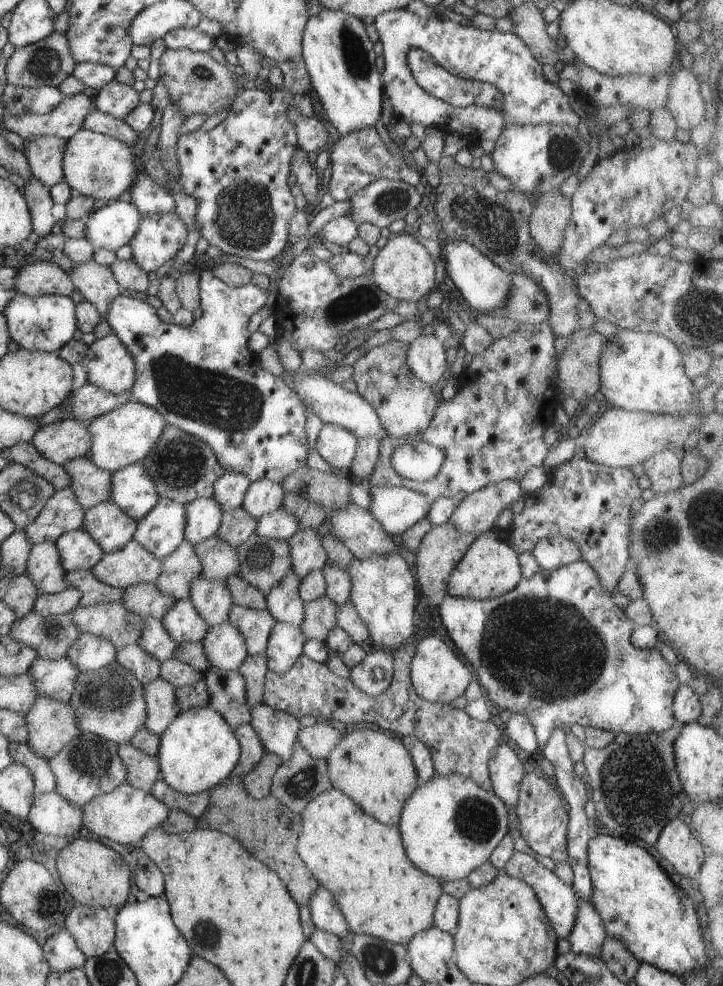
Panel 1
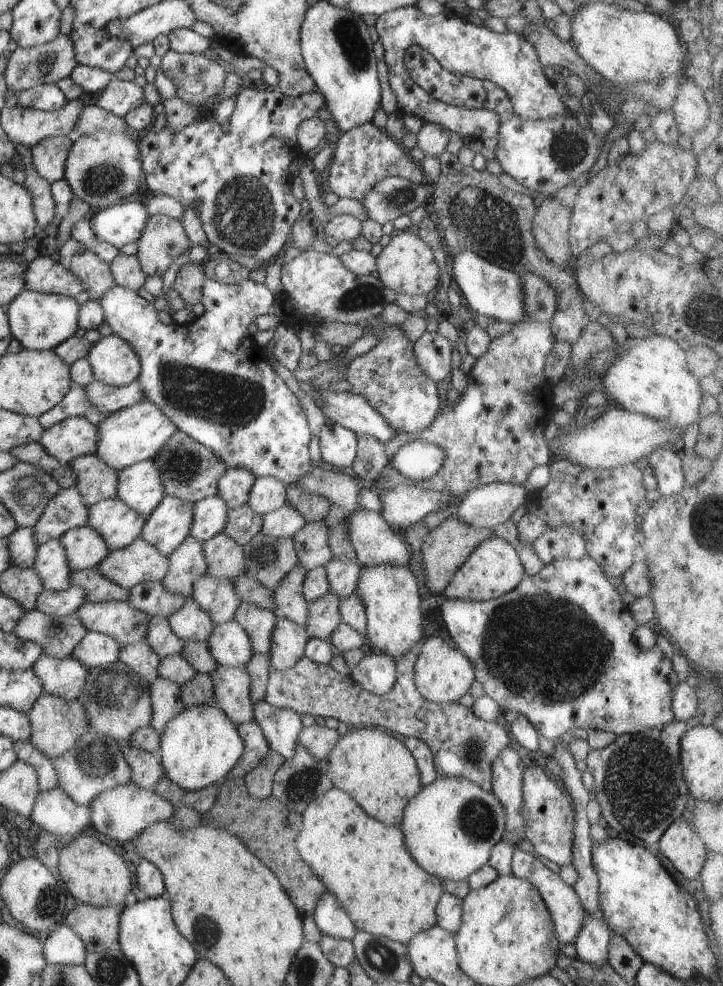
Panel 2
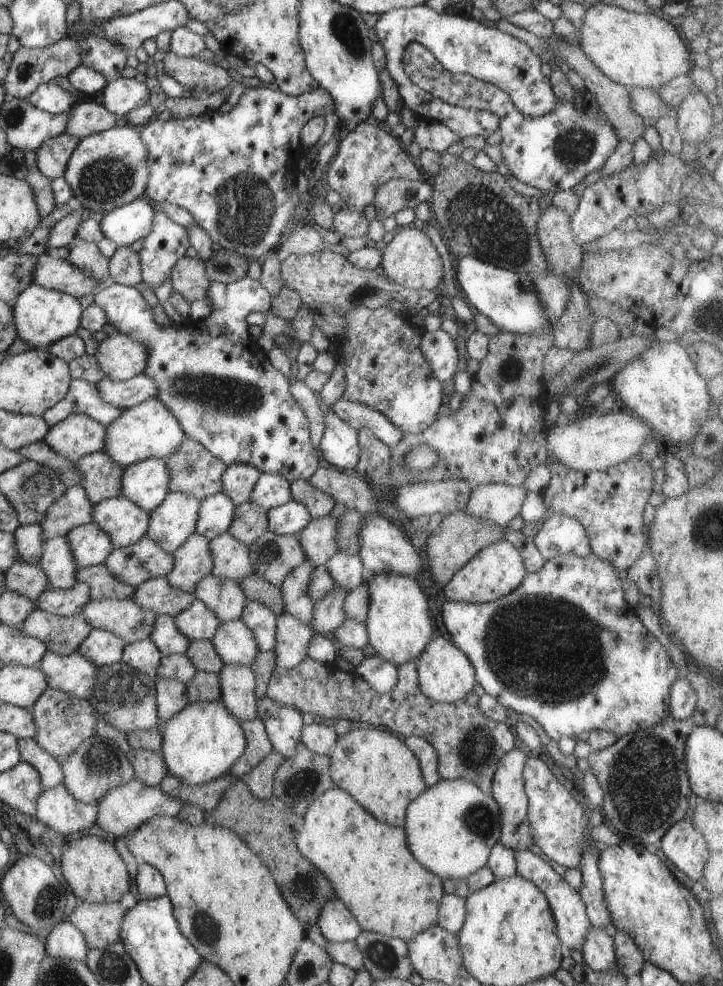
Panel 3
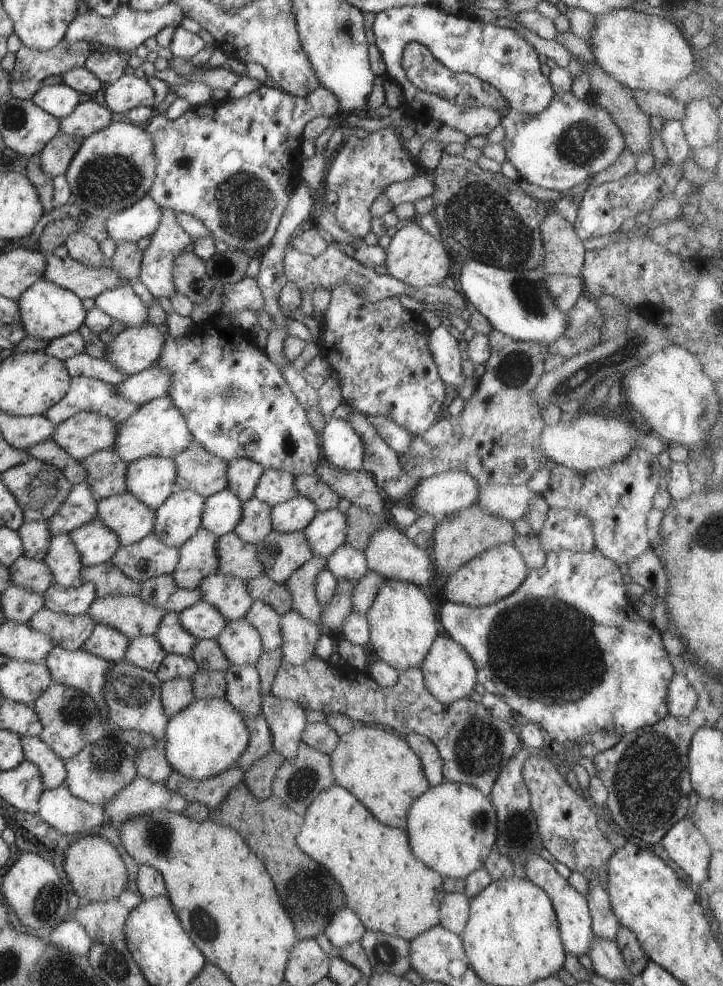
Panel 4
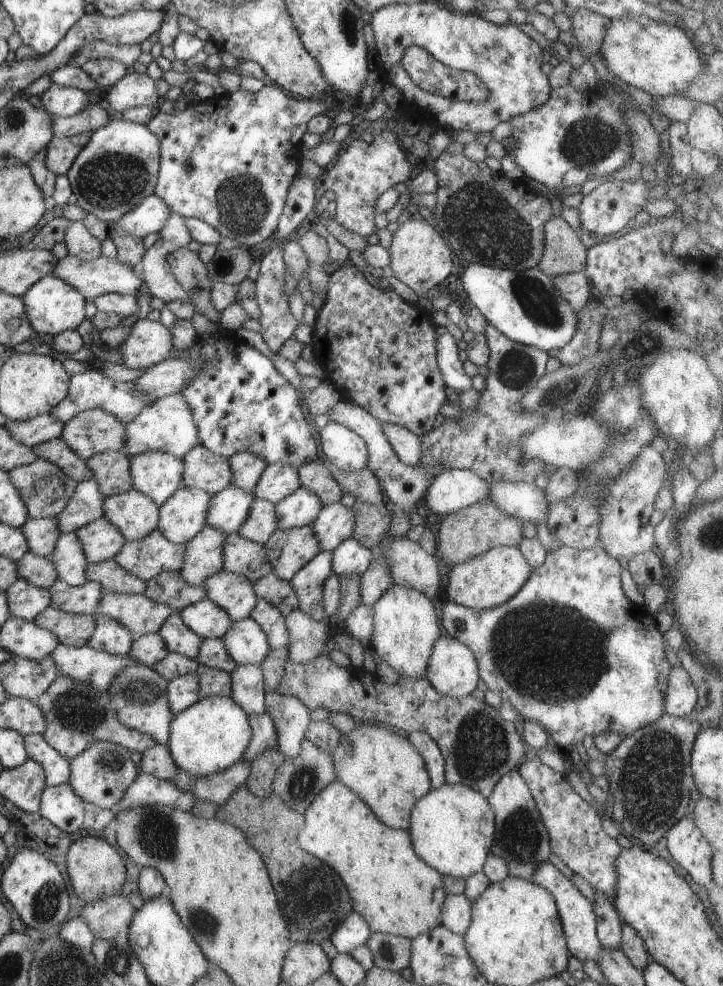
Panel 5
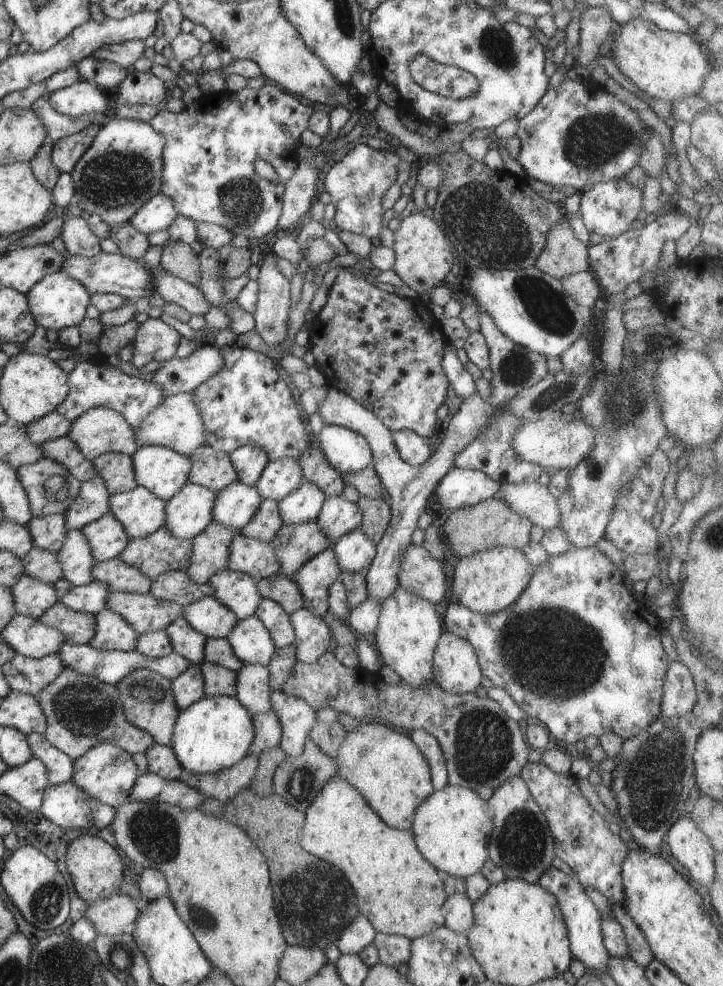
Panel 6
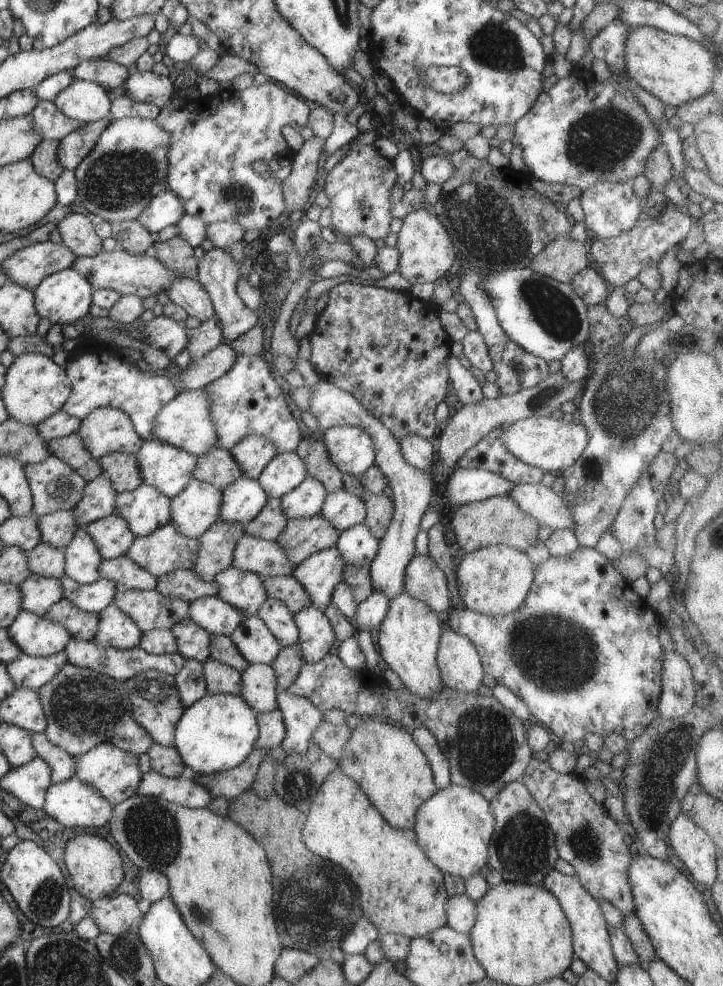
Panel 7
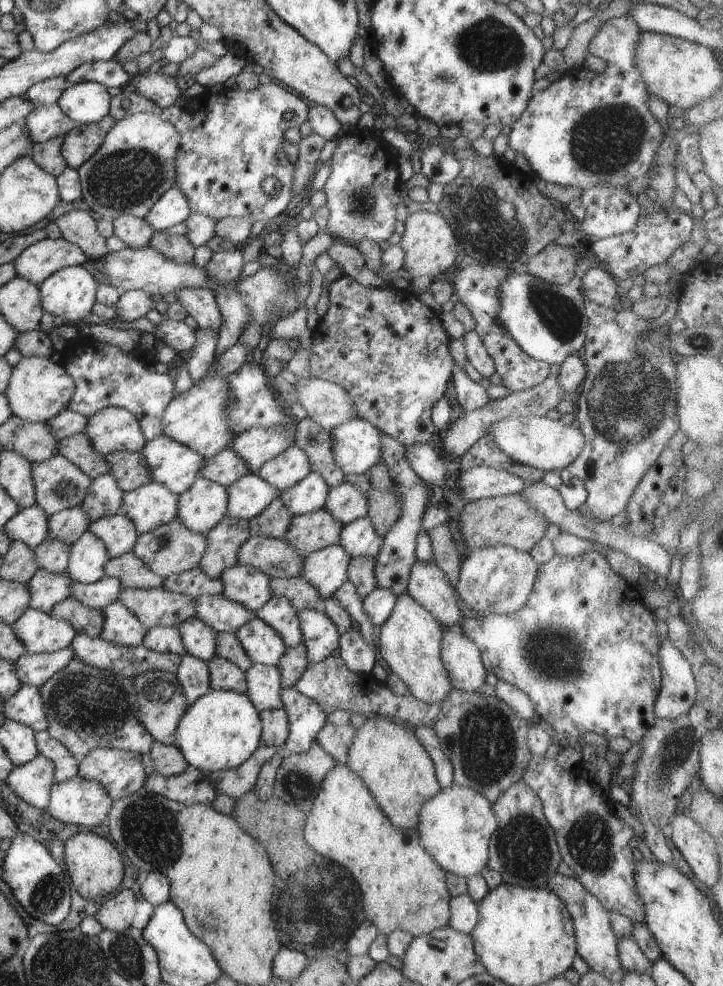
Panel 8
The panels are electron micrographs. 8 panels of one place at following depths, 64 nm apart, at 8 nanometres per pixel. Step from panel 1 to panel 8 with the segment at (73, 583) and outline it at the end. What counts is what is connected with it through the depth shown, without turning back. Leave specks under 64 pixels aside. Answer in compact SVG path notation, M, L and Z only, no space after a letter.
M134 552L112 558L104 566L106 577L116 577L123 589L150 590L163 586L165 578L152 572Z

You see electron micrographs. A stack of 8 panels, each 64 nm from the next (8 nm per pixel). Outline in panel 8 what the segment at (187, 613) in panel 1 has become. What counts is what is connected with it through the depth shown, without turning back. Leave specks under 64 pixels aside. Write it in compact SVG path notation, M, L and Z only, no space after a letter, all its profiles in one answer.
M202 595L196 600L195 616L217 633L235 633L255 616L245 606L228 600L224 595Z

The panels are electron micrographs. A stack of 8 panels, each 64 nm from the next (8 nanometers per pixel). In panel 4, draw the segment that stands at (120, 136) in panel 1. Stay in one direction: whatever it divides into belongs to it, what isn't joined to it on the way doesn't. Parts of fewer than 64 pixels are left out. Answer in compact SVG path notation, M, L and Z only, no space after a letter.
M84 99L69 116L60 118L60 133L86 139L94 132L108 128L113 117L106 106Z

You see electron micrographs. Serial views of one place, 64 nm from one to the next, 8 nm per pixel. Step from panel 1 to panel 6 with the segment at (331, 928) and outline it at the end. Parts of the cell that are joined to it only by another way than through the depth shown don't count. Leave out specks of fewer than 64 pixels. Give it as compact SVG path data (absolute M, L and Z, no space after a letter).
M360 915L350 922L350 926L346 926L342 930L342 934L340 934L335 945L342 955L354 955L371 946L376 936L374 926L364 916Z

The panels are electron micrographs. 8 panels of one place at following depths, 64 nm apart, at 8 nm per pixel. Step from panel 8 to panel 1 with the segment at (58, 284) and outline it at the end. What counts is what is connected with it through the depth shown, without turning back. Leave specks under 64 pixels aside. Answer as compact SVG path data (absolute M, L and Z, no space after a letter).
M15 294L3 308L2 314L7 322L9 337L18 344L20 349L56 353L68 344L77 329L75 302L64 295L42 295L30 298Z

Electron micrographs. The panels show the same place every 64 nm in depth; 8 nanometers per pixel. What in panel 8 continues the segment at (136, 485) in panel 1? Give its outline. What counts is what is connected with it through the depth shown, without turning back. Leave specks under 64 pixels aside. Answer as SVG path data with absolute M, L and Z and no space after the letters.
M162 434L142 448L144 460L150 466L152 481L166 486L170 492L182 495L199 479L204 456L196 450Z

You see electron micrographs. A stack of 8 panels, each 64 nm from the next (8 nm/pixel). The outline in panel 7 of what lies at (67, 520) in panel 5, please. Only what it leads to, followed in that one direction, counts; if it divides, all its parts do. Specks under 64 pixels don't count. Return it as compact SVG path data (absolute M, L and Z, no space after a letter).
M101 475L89 481L84 488L82 500L73 509L79 527L86 526L115 513L118 492L112 488L112 480Z

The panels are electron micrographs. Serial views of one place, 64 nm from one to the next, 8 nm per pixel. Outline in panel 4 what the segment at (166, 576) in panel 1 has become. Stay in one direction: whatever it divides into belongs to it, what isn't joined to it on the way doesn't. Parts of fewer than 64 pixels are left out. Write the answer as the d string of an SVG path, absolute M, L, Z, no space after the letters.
M202 527L180 548L180 562L172 573L178 586L195 590L206 576L219 572L218 540L220 536Z

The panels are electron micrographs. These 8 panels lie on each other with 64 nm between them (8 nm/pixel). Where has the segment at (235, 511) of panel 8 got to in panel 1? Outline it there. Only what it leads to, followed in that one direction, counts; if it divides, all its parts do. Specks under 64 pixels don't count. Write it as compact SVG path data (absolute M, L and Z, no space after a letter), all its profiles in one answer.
M213 498L189 502L185 505L185 540L195 545L216 535L223 514L220 505Z

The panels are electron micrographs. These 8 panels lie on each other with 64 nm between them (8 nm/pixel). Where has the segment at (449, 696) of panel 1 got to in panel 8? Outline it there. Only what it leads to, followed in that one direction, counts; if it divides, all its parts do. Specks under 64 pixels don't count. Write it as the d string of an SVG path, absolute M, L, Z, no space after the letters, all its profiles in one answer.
M458 625L444 629L440 656L454 689L476 692L482 687L487 670L479 648Z

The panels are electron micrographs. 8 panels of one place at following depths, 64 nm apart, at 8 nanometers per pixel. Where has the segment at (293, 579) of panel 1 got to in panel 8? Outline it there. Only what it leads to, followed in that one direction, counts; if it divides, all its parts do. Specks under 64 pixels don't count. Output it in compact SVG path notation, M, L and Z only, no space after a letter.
M336 542L330 546L307 554L305 564L300 570L300 577L309 582L320 595L317 609L322 611L325 600L336 592L336 589L347 581L348 566L352 560L350 554Z

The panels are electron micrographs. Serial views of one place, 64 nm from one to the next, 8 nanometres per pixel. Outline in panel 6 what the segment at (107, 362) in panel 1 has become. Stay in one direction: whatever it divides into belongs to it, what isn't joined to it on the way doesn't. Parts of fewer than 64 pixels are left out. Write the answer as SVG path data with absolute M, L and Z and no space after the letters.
M148 319L139 324L136 340L131 345L134 356L130 362L136 368L143 368L147 362L167 362L176 357L181 333L161 319Z

